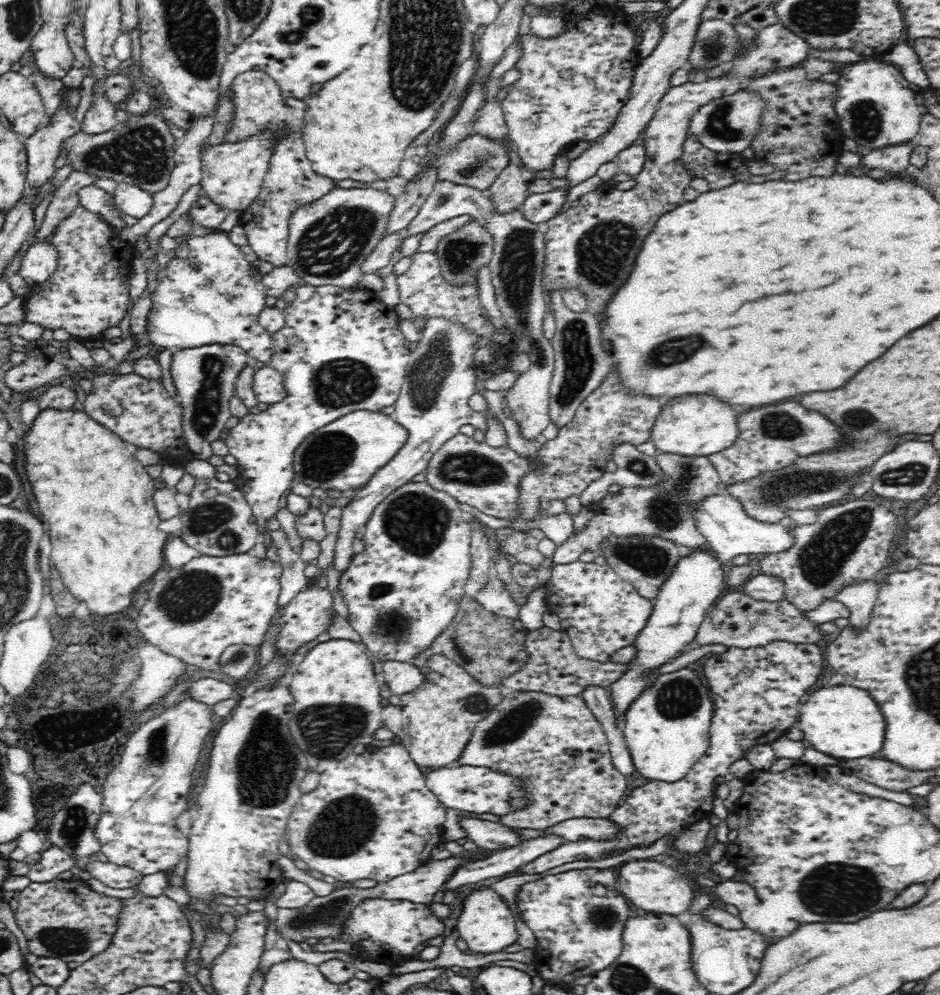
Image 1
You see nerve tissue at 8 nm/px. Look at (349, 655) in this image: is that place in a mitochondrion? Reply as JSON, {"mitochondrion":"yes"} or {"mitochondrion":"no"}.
{"mitochondrion":"no"}

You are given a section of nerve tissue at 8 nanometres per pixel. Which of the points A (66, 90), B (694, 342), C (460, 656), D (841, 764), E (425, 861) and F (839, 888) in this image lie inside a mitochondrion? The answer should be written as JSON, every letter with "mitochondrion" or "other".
{"A":"other","B":"mitochondrion","C":"other","D":"other","E":"other","F":"mitochondrion"}

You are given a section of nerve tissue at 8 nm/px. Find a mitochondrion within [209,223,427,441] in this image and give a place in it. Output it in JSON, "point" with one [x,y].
{"point":[342,382]}

